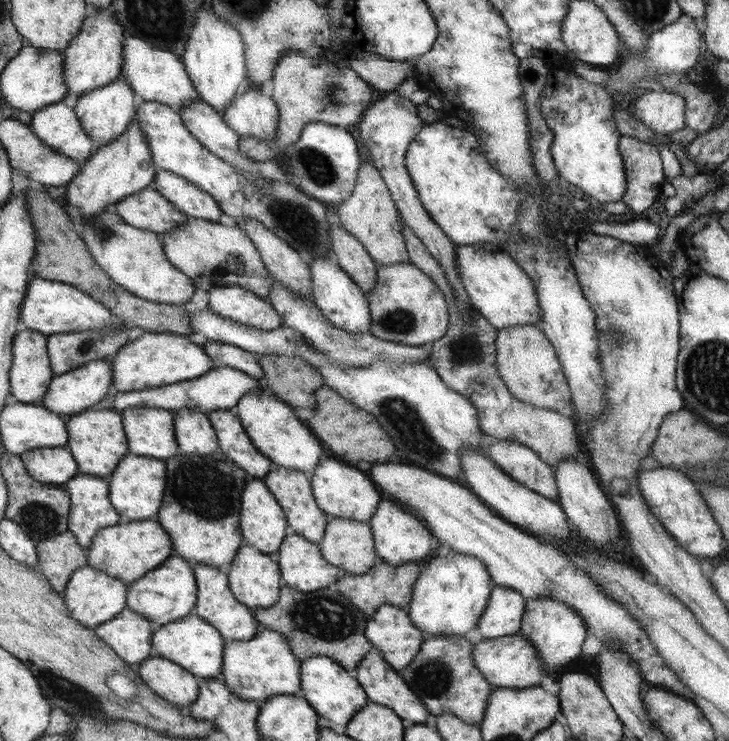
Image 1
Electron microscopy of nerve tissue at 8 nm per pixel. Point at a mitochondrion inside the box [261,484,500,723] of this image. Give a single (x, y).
(324, 616)

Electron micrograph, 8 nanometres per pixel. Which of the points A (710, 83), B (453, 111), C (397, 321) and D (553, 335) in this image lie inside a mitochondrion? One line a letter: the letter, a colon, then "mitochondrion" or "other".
A: other
B: other
C: mitochondrion
D: other

